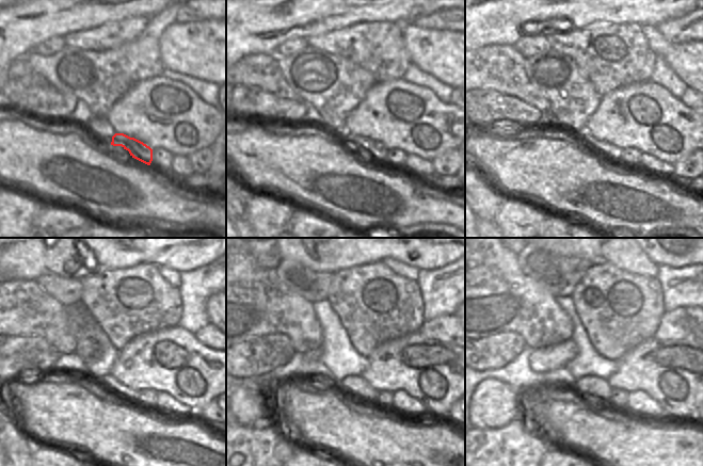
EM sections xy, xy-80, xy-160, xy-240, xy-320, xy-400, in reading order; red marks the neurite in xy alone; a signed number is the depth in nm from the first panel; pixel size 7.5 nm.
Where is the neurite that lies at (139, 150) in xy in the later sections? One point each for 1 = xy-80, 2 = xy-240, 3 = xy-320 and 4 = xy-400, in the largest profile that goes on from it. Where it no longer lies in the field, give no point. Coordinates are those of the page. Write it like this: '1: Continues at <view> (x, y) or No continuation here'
1: Continues at xy-80 (376, 149)
2: Continues at xy-240 (109, 381)
3: Continues at xy-320 (356, 386)
4: Continues at xy-400 (597, 388).

